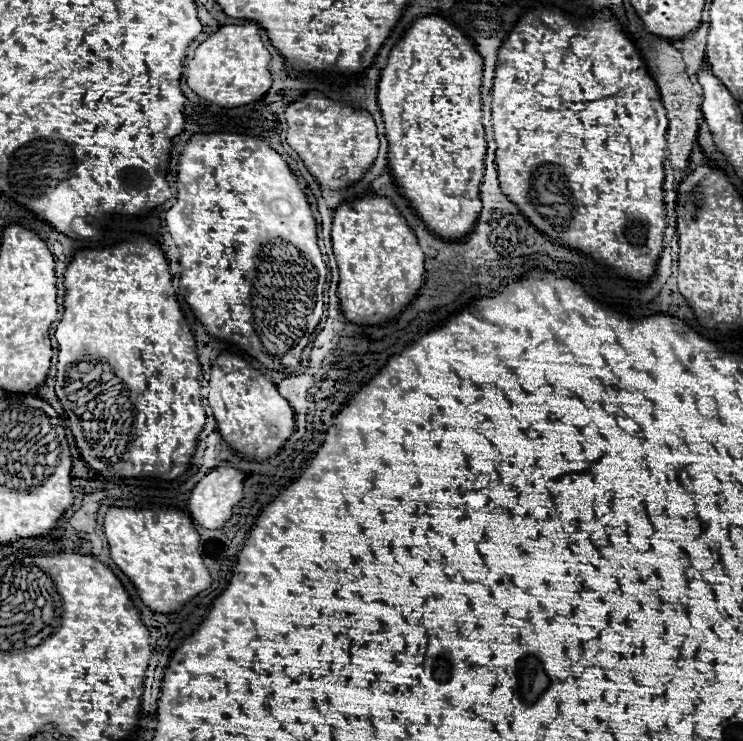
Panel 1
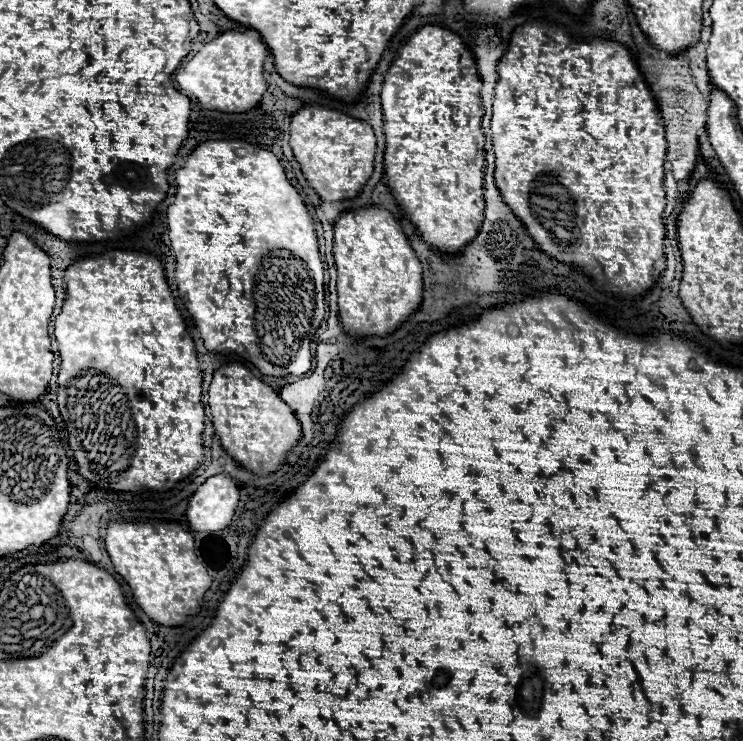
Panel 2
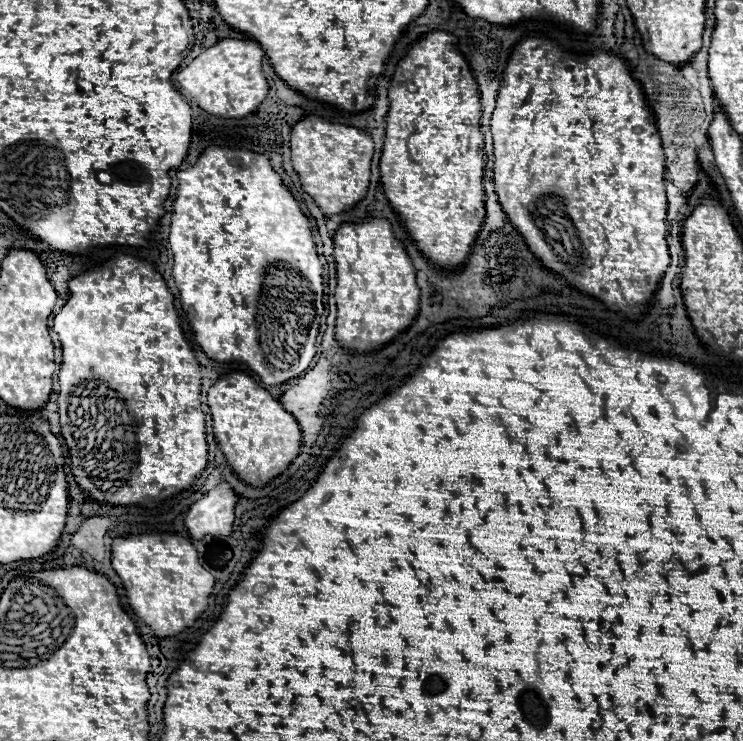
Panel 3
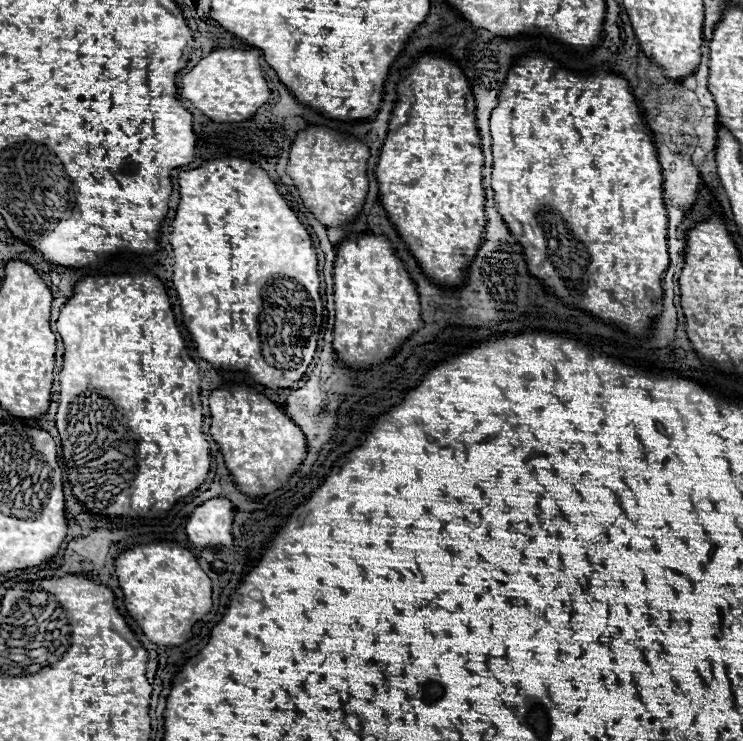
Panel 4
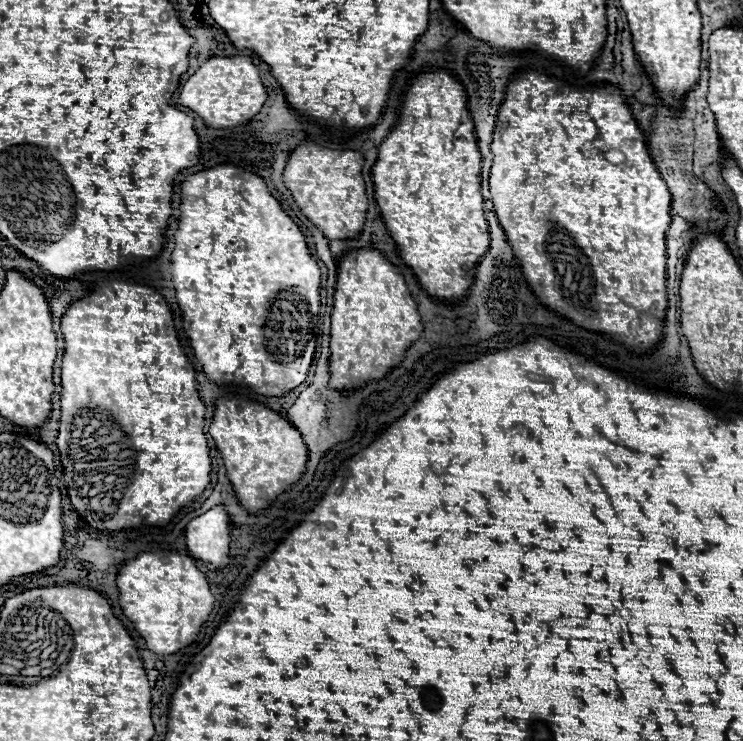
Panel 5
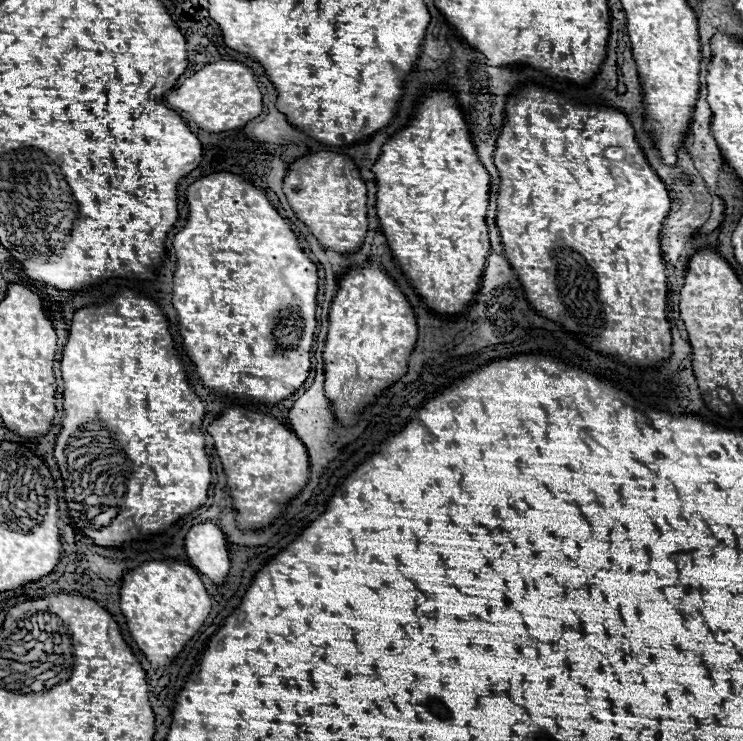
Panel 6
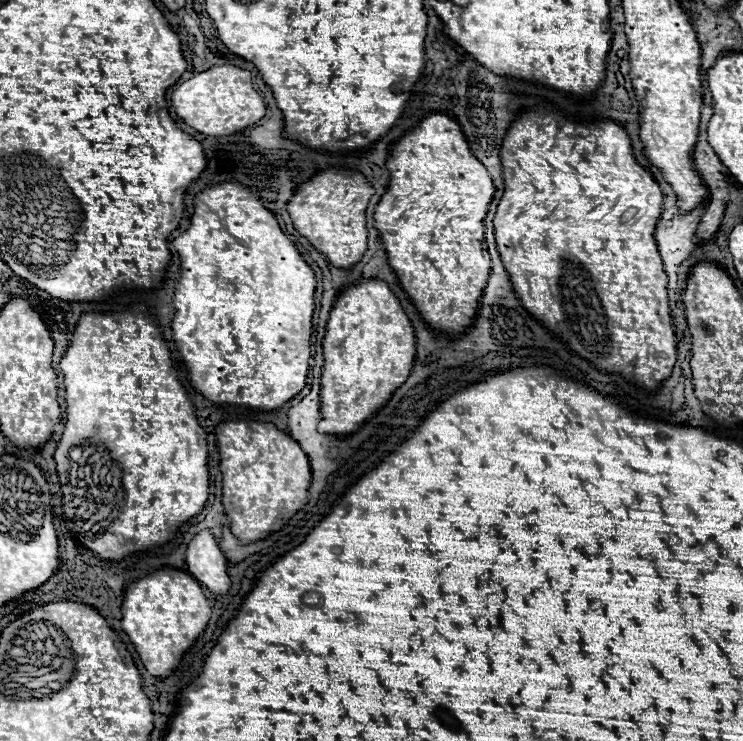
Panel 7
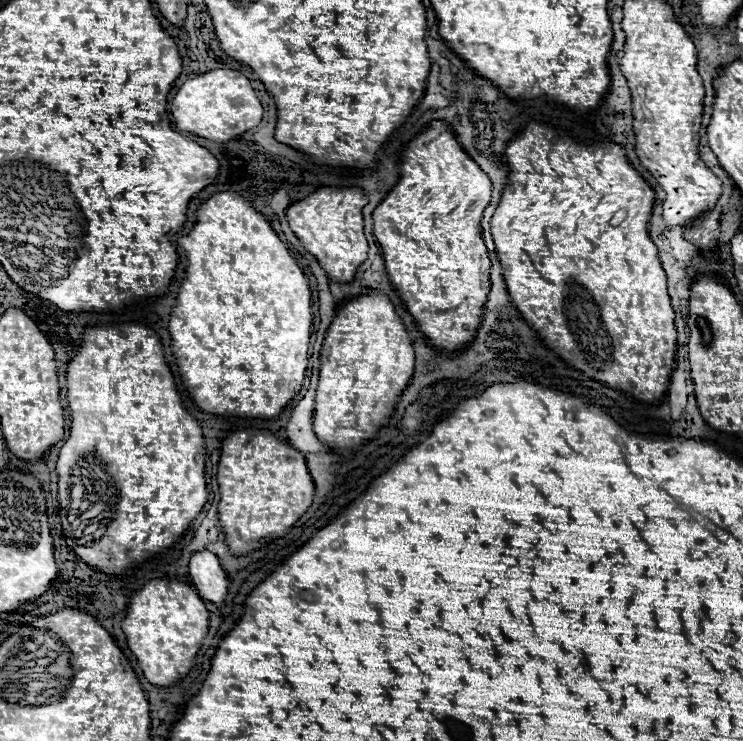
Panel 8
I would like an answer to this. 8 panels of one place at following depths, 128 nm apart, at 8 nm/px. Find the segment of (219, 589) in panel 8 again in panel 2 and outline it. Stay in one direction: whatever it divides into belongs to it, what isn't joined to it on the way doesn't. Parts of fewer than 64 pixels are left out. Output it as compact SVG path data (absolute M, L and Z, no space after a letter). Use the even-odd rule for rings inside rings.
M230 474L210 476L190 498L186 518L192 530L224 530L238 506L240 488Z

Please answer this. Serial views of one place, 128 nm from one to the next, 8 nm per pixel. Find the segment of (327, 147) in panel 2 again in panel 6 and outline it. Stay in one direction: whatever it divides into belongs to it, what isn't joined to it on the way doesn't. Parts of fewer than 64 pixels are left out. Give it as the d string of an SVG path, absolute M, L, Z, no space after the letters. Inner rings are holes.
M314 152L290 164L284 178L284 194L296 216L310 228L324 248L354 252L366 236L366 184L350 156L336 152Z

